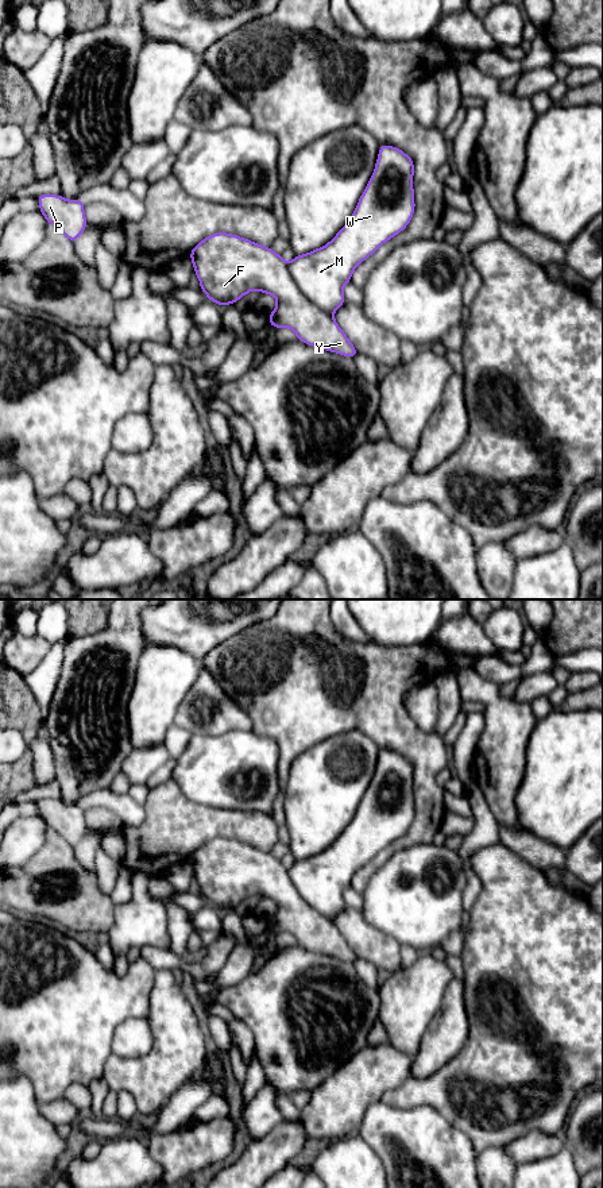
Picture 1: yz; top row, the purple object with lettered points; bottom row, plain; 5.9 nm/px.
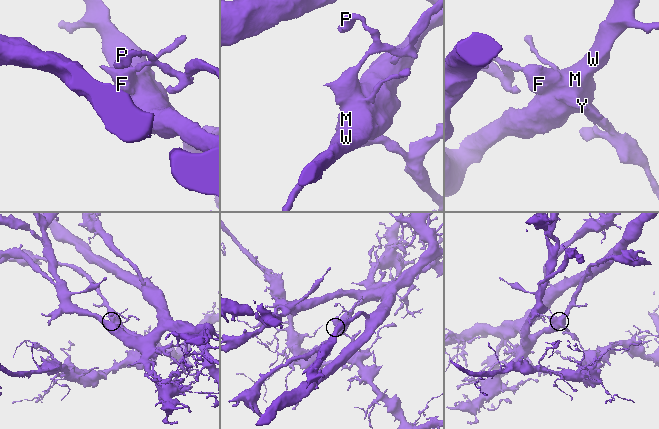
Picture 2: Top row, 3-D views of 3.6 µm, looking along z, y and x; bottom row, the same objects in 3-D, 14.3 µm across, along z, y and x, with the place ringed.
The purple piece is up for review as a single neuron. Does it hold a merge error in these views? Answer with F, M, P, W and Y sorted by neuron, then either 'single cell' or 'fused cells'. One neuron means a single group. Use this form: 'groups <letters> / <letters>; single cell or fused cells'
groups F P Y / M W; fused cells

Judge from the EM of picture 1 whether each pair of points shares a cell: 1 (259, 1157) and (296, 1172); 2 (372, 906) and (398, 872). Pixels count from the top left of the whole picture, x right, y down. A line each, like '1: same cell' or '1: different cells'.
1: different cells
2: same cell

